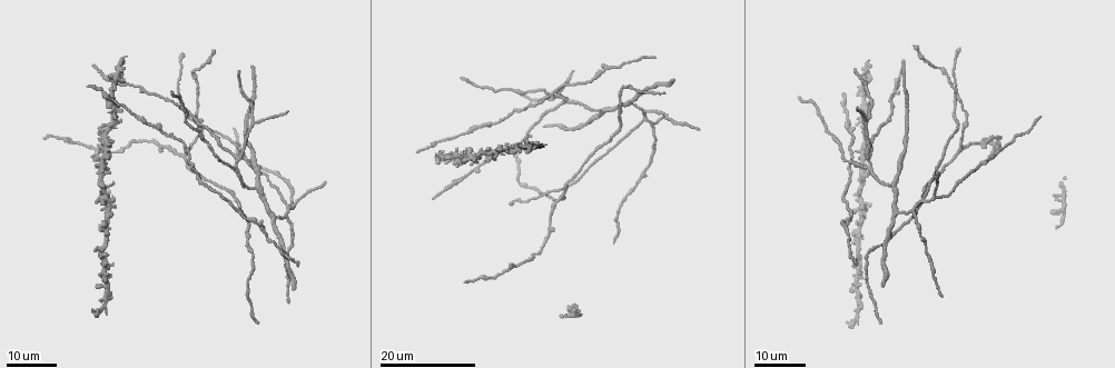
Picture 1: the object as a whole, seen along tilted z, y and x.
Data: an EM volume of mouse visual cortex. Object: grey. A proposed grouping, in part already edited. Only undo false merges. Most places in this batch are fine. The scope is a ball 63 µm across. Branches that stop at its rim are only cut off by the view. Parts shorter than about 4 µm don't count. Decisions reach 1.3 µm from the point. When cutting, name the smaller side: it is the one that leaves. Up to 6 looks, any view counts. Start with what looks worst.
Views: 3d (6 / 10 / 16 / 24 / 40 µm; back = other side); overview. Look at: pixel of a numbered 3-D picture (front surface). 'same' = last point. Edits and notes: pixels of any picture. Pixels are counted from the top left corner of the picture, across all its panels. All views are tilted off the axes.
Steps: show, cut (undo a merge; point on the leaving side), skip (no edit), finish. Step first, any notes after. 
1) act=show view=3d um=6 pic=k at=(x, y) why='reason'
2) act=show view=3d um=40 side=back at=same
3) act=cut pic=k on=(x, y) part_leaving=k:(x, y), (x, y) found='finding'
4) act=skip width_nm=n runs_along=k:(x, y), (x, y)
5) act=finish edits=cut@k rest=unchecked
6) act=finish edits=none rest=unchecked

act=show view=3d um=16 pic=1 at=(557, 192) why='branch point'

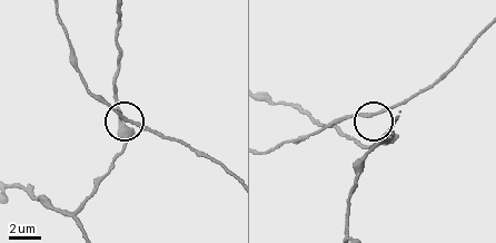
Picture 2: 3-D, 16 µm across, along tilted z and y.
act=show view=3d um=10 pic=2 at=(378, 112) why='zoom in'

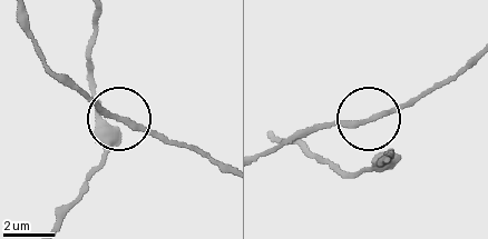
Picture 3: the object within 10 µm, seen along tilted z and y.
act=skip runs_along=3:(468, 62), (392, 109), (308, 126) found='one neuron here'

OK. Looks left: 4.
act=show view=3d um=24 pic=1 at=(183, 155)

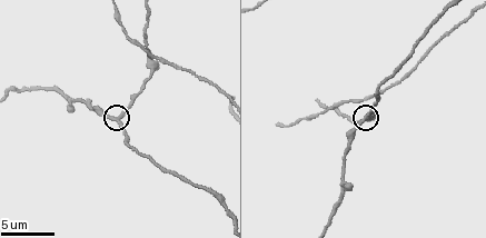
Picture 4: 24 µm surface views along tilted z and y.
act=show view=3d um=6 pic=4 at=(116, 117)

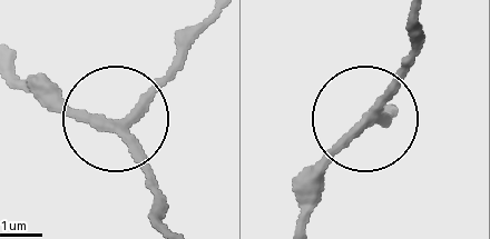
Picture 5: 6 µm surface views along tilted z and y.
act=skip side_arm_um=44 found='all the same neuron'

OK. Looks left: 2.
act=show view=3d um=24 pic=1 at=(869, 157) why='three arms meet'

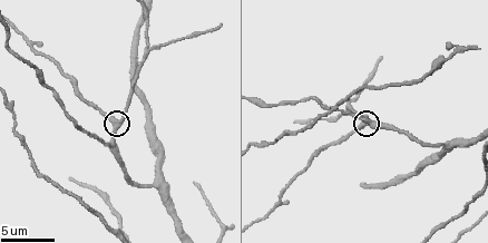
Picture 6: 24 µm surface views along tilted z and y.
act=show view=3d um=10 pic=6 at=(362, 123) why='zoom in'

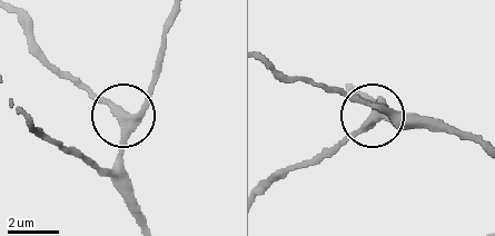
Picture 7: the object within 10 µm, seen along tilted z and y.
act=skip width_nm=330 found='continuous, no second neuron'

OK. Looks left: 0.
act=finish edits=none rest=unchecked

